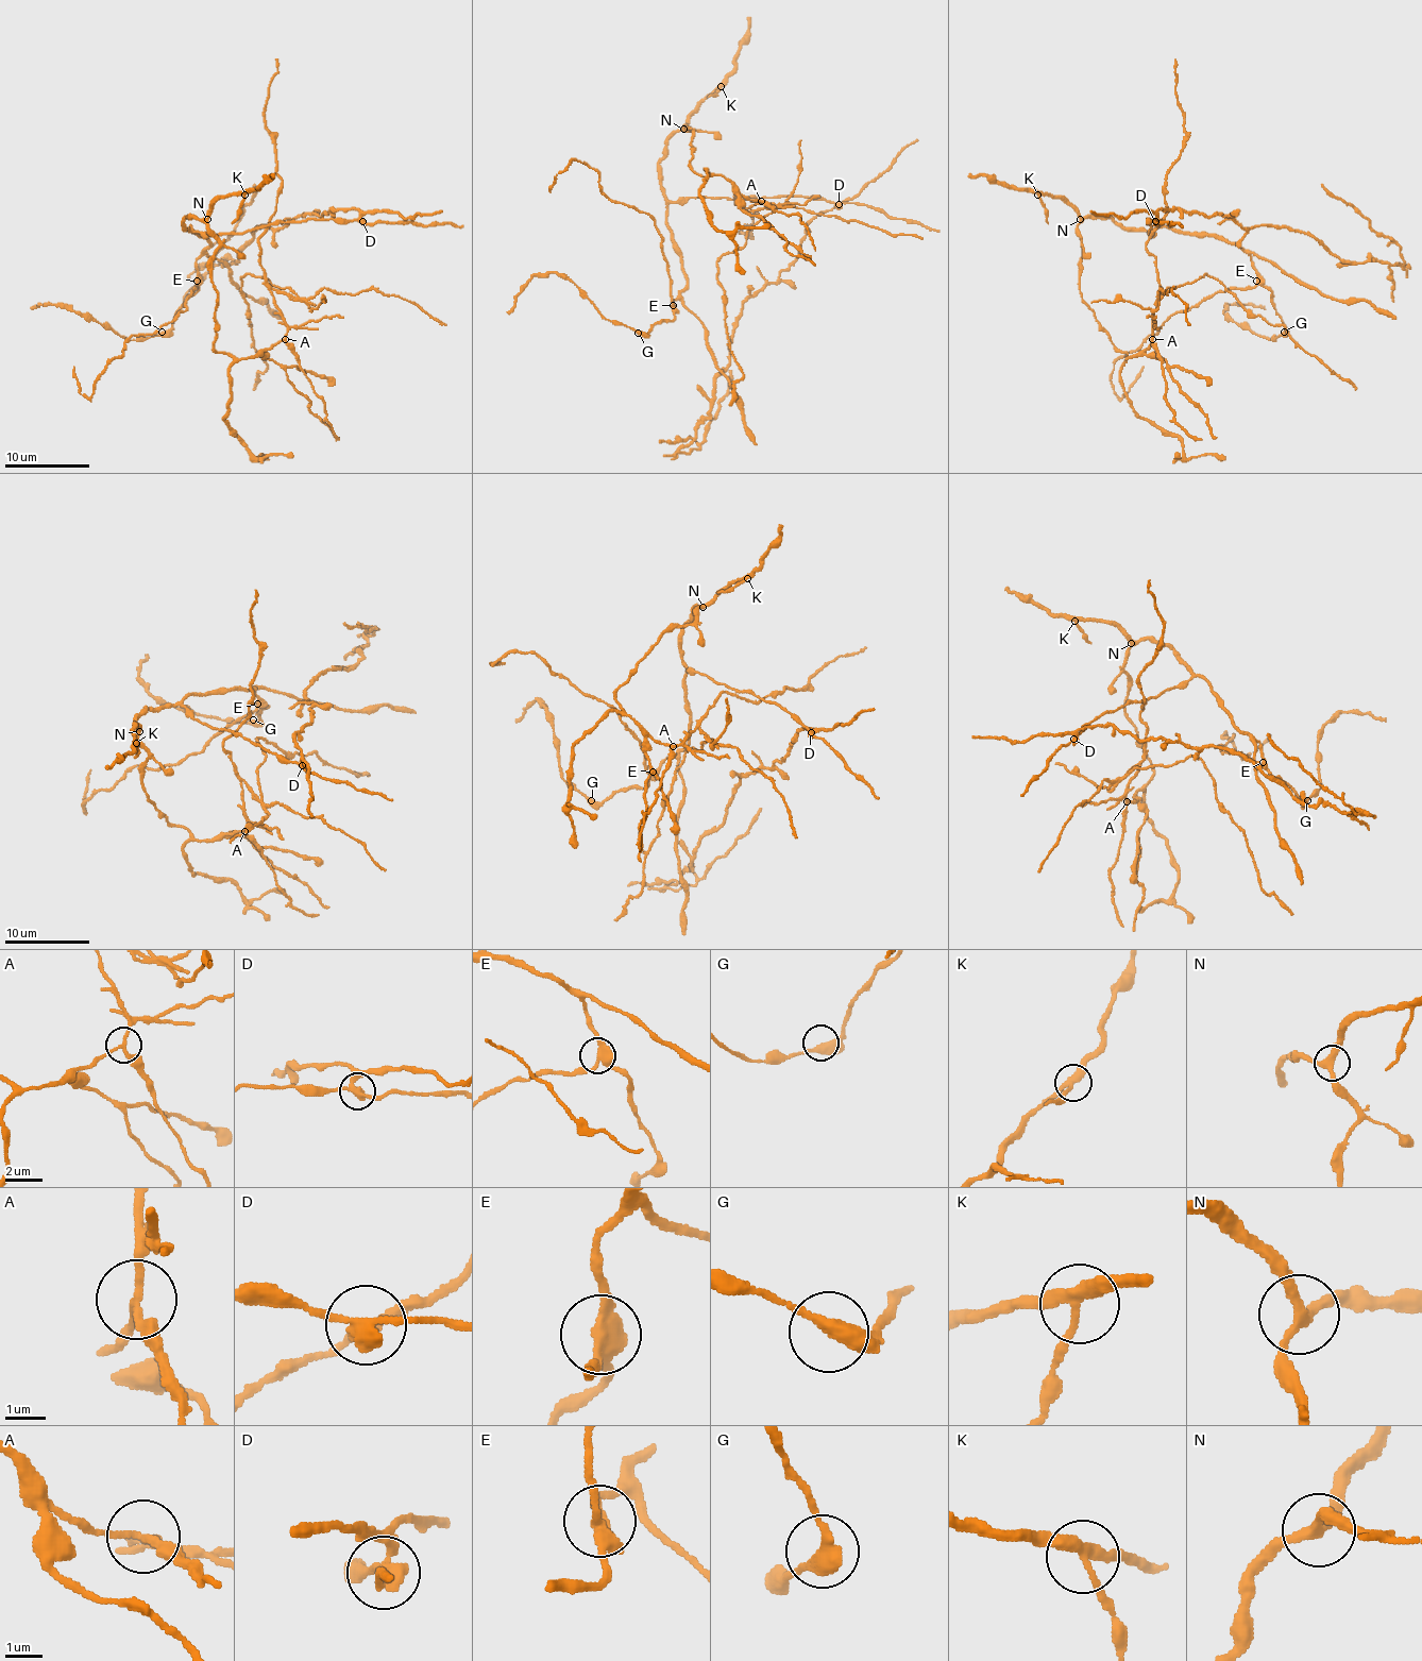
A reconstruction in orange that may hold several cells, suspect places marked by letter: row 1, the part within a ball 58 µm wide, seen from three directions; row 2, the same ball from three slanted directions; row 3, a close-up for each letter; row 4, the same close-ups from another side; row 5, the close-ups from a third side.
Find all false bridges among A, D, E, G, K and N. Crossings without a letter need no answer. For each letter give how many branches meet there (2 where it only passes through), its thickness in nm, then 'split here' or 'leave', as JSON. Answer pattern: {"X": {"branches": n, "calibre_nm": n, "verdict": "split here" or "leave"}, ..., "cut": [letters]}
{"A": {"branches": 3, "calibre_nm": 170, "verdict": "split here"}, "D": {"branches": 3, "calibre_nm": 320, "verdict": "split here"}, "E": {"branches": 3, "calibre_nm": 340, "verdict": "split here"}, "G": {"branches": 3, "calibre_nm": 320, "verdict": "leave"}, "K": {"branches": 3, "calibre_nm": 320, "verdict": "leave"}, "N": {"branches": 3, "calibre_nm": 280, "verdict": "leave"}, "cut": ["A", "D", "E"]}

